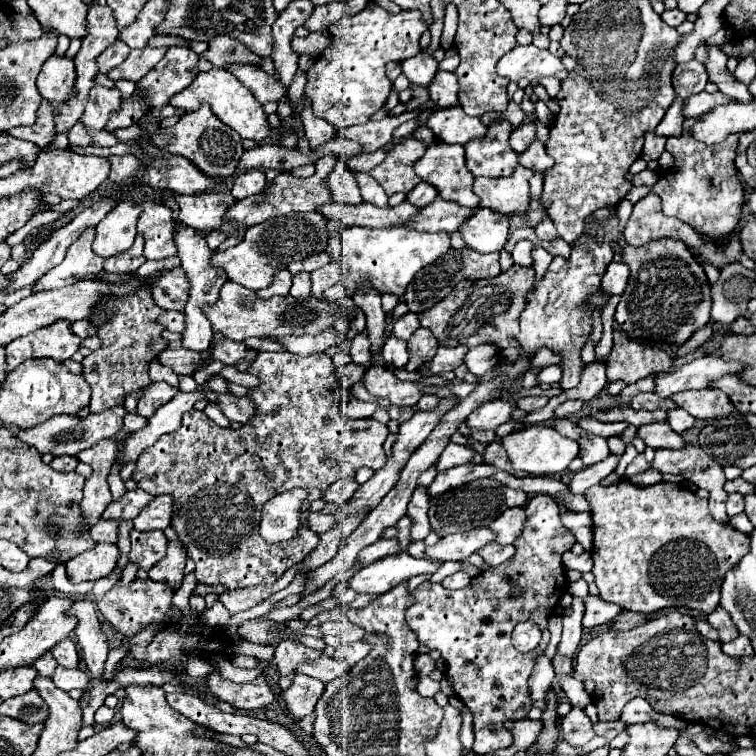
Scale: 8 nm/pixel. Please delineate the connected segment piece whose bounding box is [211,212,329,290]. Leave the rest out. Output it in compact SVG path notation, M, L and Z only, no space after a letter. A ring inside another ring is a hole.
M297 212L297 214L271 218L271 220L265 220L263 224L251 226L243 242L227 250L217 250L211 258L211 266L221 268L227 274L227 280L247 286L251 290L259 290L271 282L273 274L281 264L287 266L293 260L303 260L309 254L317 254L327 248L329 248L327 220L321 218L321 214L317 212L305 212L305 214Z

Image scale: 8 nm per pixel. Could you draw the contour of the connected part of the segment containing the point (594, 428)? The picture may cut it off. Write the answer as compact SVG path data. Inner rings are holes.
M585 417L579 420L578 425L584 430L605 438L621 434L627 428L626 422L604 423L591 417Z

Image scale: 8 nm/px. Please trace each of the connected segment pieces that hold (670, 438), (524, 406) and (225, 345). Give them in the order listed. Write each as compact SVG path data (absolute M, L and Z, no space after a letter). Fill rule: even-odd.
M667 422L639 426L637 438L641 438L645 442L645 446L651 446L651 448L675 448L675 450L679 450L681 446L685 446L683 436L673 432Z
M523 396L523 398L517 400L517 406L519 406L523 412L533 412L533 410L543 408L547 402L549 402L547 396Z
M223 338L219 344L211 346L211 354L213 354L213 360L219 360L223 364L235 364L241 358L245 358L247 346L243 346L241 342L233 342L229 338Z

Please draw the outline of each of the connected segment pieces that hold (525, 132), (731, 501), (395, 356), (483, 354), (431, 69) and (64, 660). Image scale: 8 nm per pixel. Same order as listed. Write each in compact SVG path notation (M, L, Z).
M525 124L517 130L513 130L509 136L511 150L519 154L521 150L525 150L525 146L529 146L529 138L535 138L535 126L533 124Z
M729 494L727 496L727 516L733 518L743 512L743 494Z
M387 336L385 344L383 344L383 360L389 366L395 368L403 368L409 362L409 352L407 352L407 344L395 336Z
M481 344L477 348L471 348L463 358L463 364L467 366L467 370L475 376L483 376L497 362L499 362L499 348L491 344Z
M421 50L417 56L409 58L409 60L403 60L401 62L403 66L403 74L417 86L423 86L427 88L429 82L433 80L439 64L437 60L433 58L433 54L427 54L425 50Z
M63 640L57 646L53 646L51 654L55 656L55 660L63 666L63 668L77 668L79 664L79 656L77 656L77 648L73 640Z

